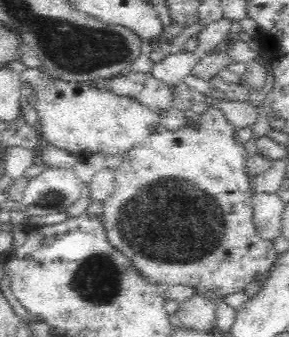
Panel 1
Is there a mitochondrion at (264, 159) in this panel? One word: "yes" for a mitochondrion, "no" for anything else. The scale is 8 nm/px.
no

